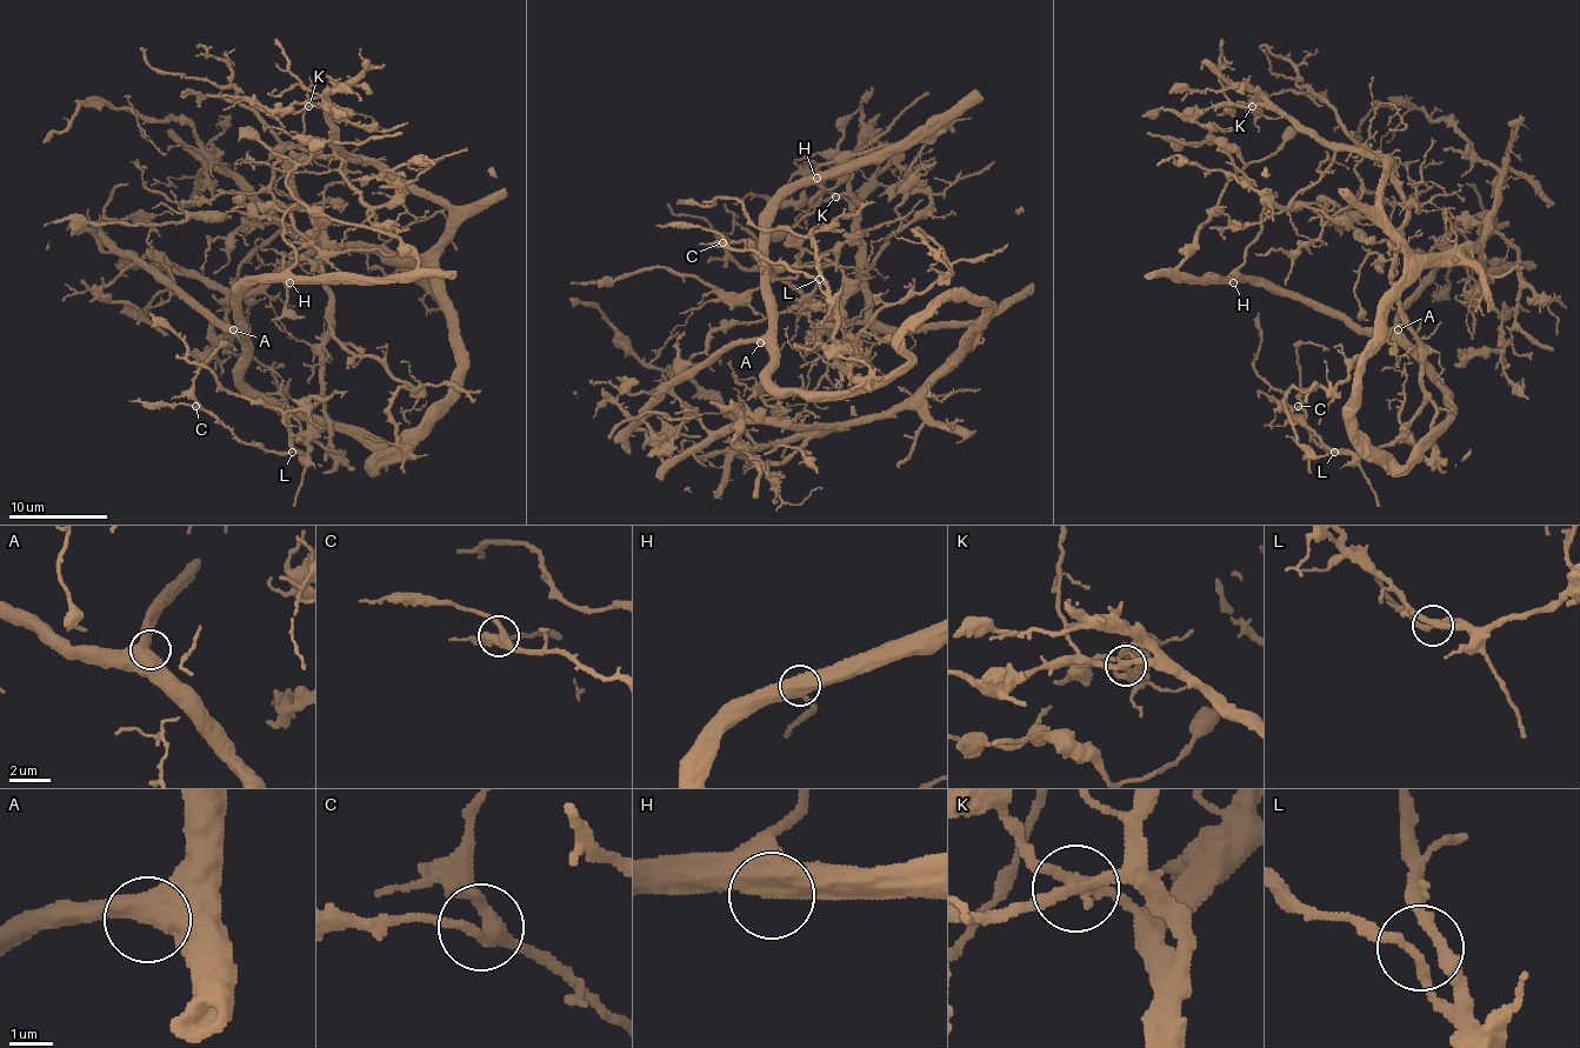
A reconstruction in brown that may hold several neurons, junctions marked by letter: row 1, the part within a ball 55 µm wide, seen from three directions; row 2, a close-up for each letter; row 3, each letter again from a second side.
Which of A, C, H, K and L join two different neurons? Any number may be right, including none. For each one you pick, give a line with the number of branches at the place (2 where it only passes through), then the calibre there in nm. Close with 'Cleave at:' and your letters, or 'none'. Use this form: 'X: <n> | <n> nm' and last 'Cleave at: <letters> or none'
Cleave at: none

